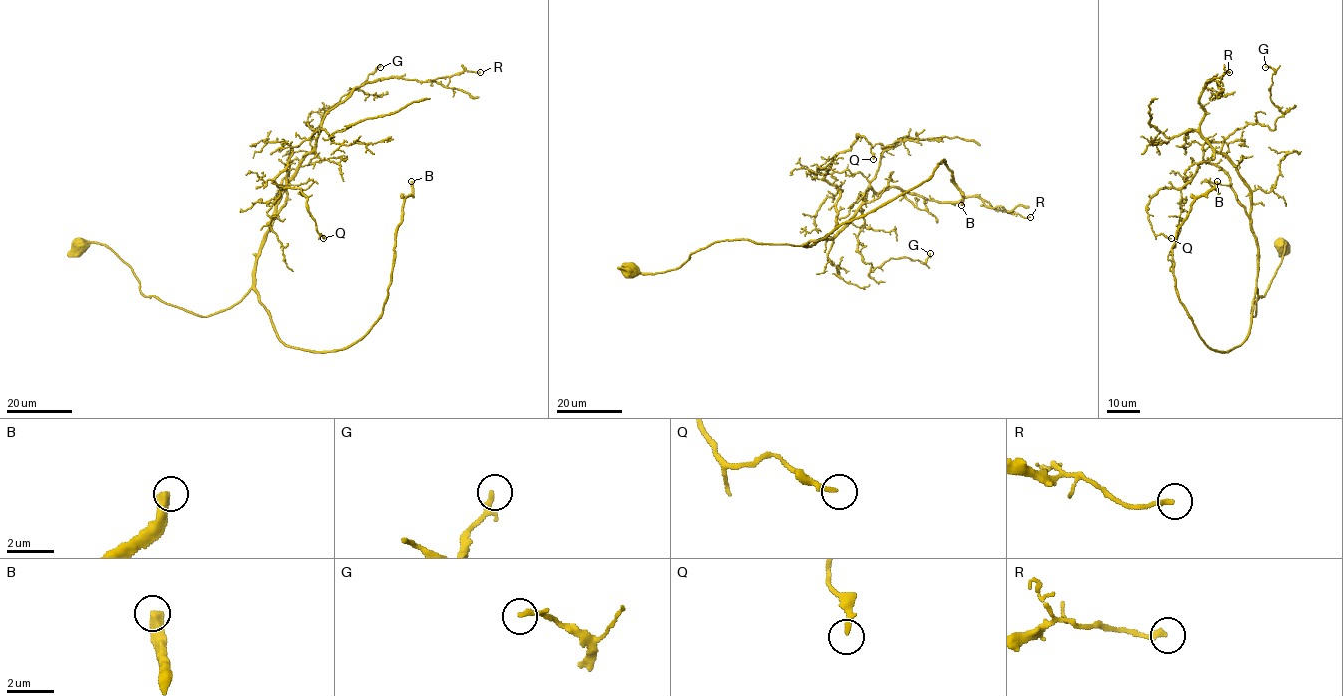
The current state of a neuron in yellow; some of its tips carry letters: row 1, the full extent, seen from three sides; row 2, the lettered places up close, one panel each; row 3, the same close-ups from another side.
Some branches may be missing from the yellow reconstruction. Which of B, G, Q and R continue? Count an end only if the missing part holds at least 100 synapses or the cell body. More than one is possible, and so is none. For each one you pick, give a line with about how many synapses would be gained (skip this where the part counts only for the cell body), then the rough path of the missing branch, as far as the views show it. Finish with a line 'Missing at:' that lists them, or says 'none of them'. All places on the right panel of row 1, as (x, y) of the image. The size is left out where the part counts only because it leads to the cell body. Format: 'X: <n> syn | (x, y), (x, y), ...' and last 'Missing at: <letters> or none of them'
B: 500 syn | (1217, 181), (1207, 158), (1207, 144), (1185, 124), (1209, 106), (1226, 100), (1242, 103), (1238, 79)
Missing at: B

